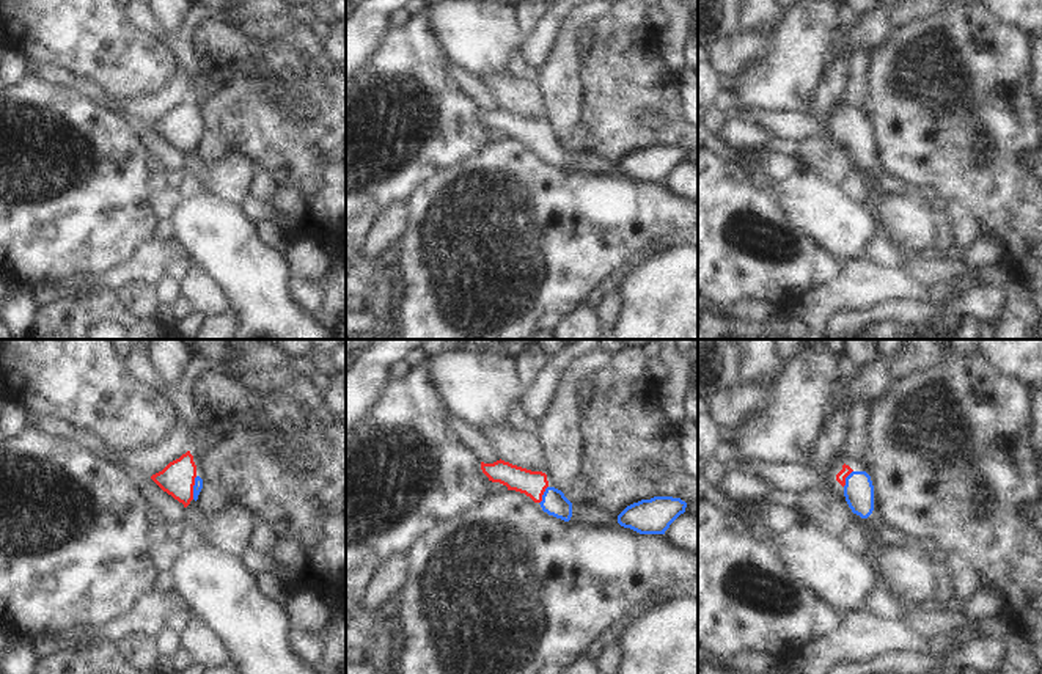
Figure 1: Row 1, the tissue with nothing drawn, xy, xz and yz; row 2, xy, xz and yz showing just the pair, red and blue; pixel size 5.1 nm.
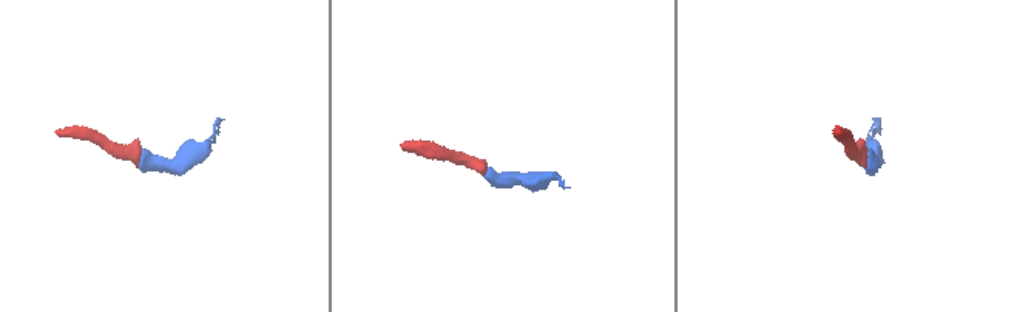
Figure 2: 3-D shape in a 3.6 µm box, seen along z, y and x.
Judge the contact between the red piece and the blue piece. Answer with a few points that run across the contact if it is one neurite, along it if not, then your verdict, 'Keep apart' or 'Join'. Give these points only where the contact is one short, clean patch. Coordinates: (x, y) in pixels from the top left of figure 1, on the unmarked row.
Line: xy (178, 126), (192, 135), (198, 131). Join

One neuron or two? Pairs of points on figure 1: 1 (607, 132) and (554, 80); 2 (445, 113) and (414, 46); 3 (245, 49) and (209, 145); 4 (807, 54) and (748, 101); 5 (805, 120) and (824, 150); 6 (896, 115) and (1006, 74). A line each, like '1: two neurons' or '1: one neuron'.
1: two neurons
2: one neuron
3: two neurons
4: one neuron
5: two neurons
6: one neuron

